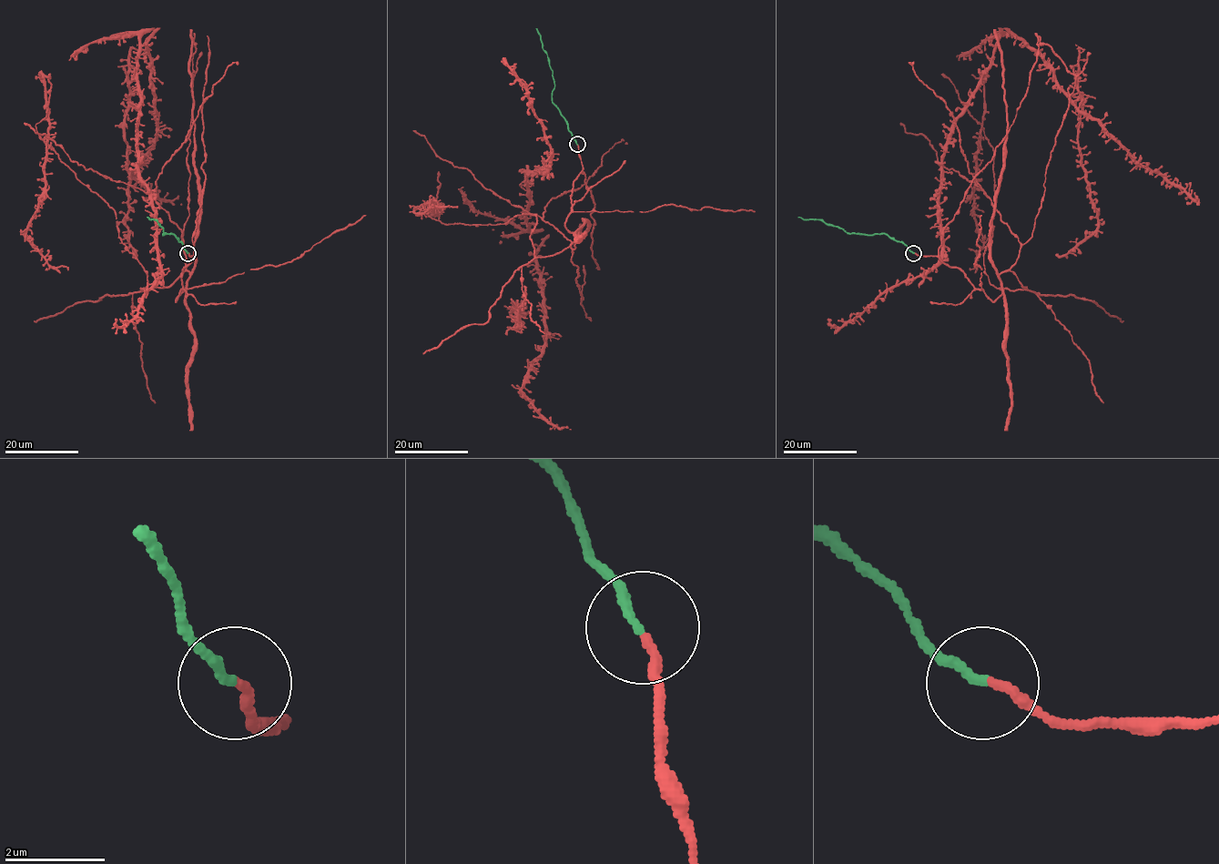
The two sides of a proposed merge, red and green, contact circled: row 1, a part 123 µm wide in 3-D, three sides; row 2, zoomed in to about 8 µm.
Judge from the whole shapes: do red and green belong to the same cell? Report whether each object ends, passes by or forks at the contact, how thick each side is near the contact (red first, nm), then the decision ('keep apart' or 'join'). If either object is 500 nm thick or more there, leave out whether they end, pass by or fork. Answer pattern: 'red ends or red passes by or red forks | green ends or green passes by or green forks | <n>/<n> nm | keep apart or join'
red ends | green ends | 180/170 nm | join

